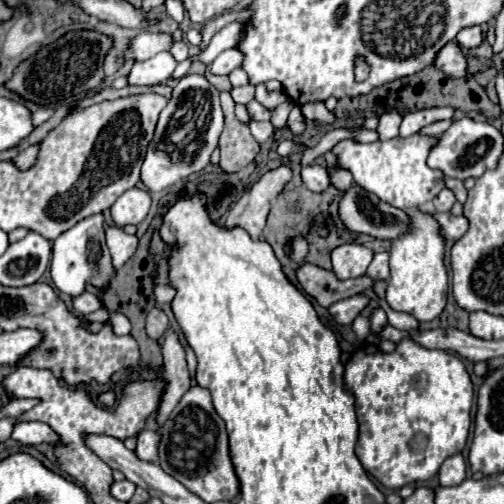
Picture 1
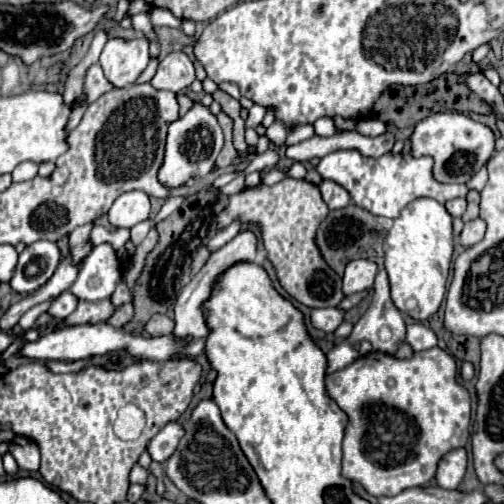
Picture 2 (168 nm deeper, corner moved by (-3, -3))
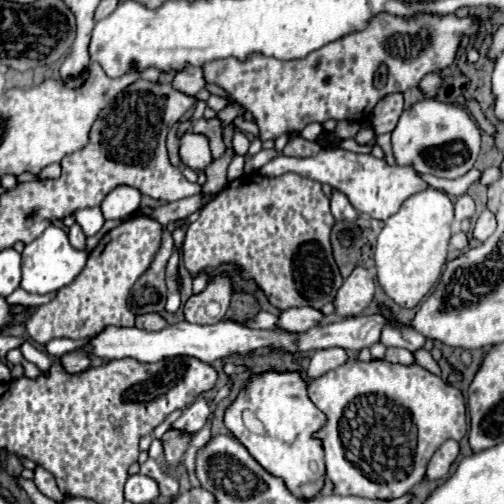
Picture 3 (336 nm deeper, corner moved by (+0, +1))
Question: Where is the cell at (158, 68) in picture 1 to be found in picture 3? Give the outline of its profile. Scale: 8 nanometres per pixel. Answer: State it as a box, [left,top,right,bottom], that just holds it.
[174,66,206,96]

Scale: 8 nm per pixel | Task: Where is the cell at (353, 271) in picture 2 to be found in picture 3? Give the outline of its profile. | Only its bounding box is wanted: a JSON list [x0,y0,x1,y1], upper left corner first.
[334,266,374,316]

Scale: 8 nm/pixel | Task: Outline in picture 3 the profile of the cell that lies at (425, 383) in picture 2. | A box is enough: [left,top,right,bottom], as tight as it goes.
[308,360,466,500]

